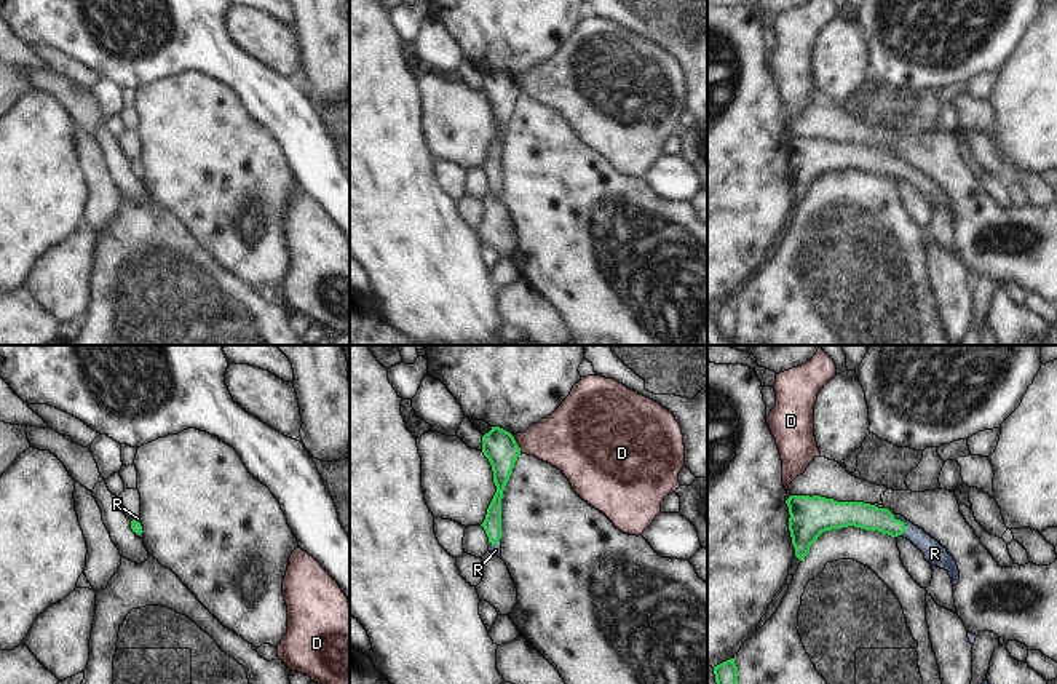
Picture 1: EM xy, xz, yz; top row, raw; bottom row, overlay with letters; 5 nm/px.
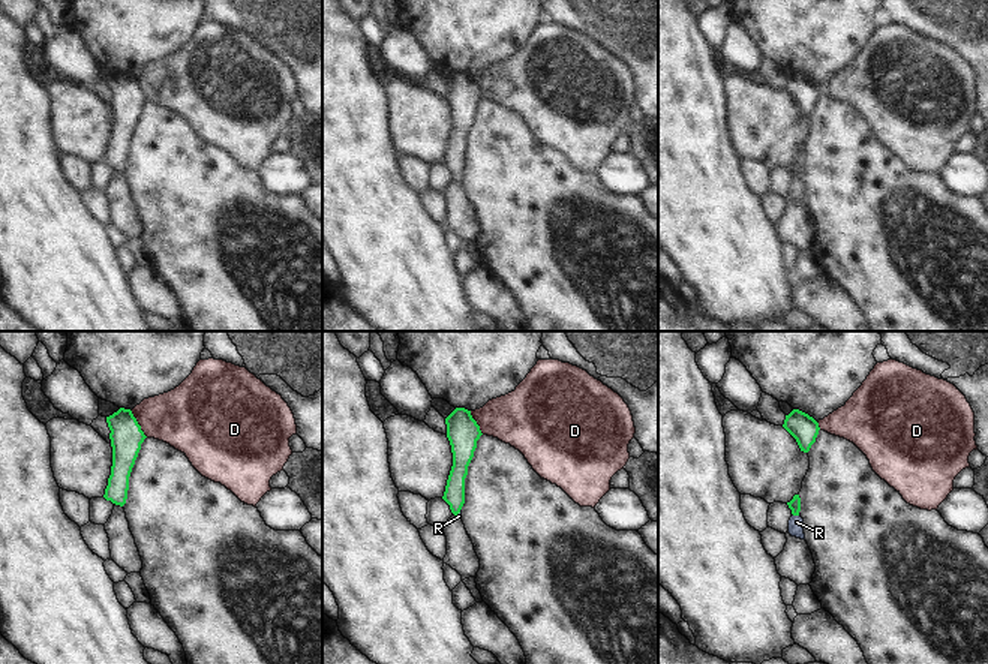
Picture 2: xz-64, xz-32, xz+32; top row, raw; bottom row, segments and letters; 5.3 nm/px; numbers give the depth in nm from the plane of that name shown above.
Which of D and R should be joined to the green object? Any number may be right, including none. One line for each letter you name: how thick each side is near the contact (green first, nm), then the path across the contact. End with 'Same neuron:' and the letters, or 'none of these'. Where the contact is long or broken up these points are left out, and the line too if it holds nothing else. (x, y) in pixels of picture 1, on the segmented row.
R: 130/110 nm | across yz (867, 516), (886, 523), (904, 523), (934, 553)
Same neuron: R

